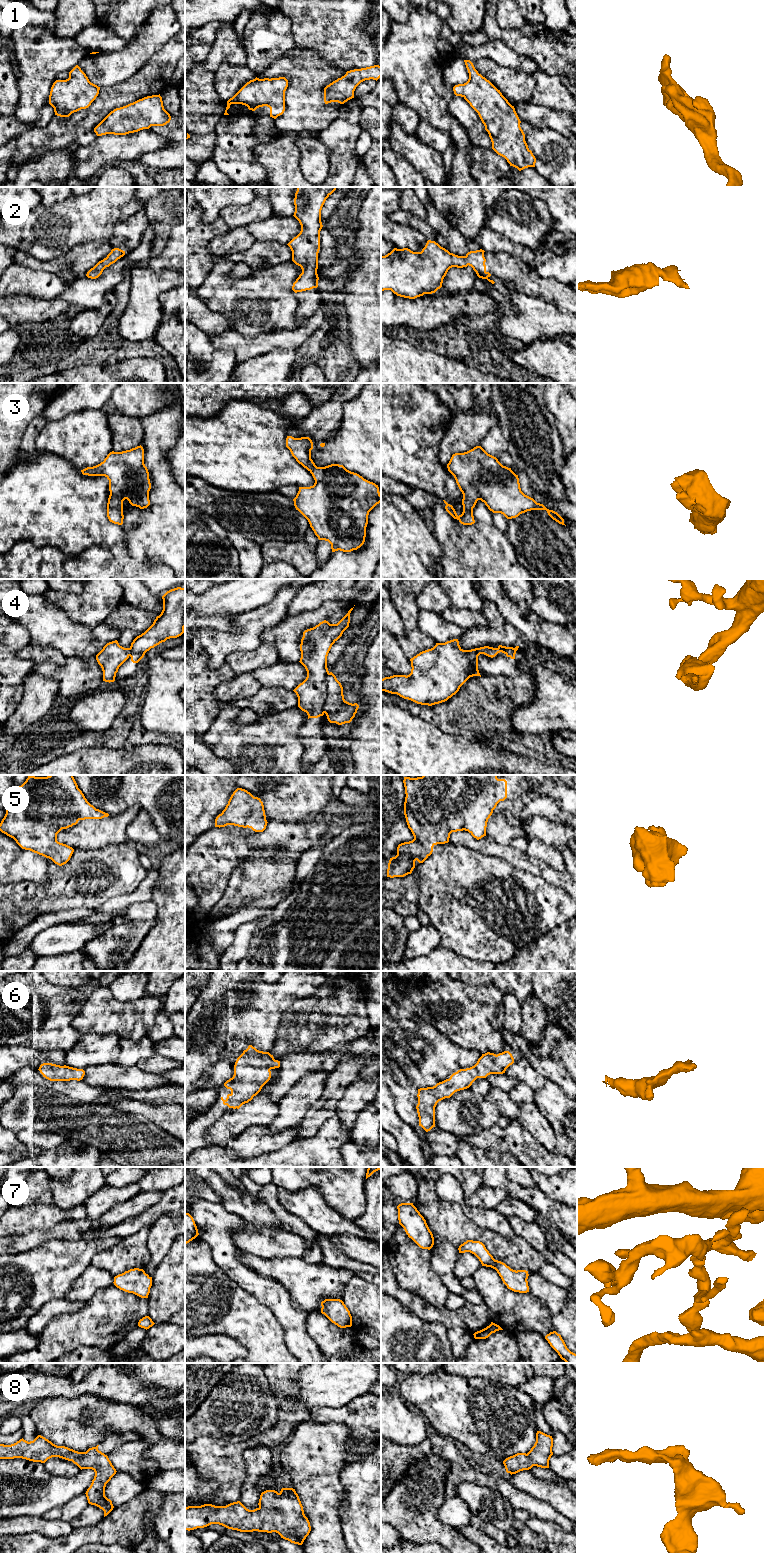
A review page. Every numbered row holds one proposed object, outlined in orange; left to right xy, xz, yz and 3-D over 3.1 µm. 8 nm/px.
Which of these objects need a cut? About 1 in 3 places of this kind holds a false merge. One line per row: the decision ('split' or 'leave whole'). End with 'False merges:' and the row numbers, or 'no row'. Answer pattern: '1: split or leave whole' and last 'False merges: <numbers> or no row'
1: leave whole
2: leave whole
3: leave whole
4: split
5: leave whole
6: leave whole
7: leave whole
8: leave whole
False merges: 4

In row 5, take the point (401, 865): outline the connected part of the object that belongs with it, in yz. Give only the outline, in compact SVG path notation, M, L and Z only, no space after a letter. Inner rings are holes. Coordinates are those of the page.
M423 775L404 777L404 815L414 839L398 845L397 855L390 858L387 877L411 874L415 861L423 863L437 844L449 842L450 834L468 831L477 840L486 836L487 822L500 801L507 798L507 781L497 775Z

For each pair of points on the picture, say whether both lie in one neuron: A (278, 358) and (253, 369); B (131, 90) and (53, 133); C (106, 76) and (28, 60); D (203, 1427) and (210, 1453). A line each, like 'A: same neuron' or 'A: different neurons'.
A: same neuron
B: same neuron
C: different neurons
D: different neurons

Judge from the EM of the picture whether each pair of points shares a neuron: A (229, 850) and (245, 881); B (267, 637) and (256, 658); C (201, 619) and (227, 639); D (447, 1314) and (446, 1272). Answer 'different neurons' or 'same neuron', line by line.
A: different neurons
B: different neurons
C: different neurons
D: different neurons

